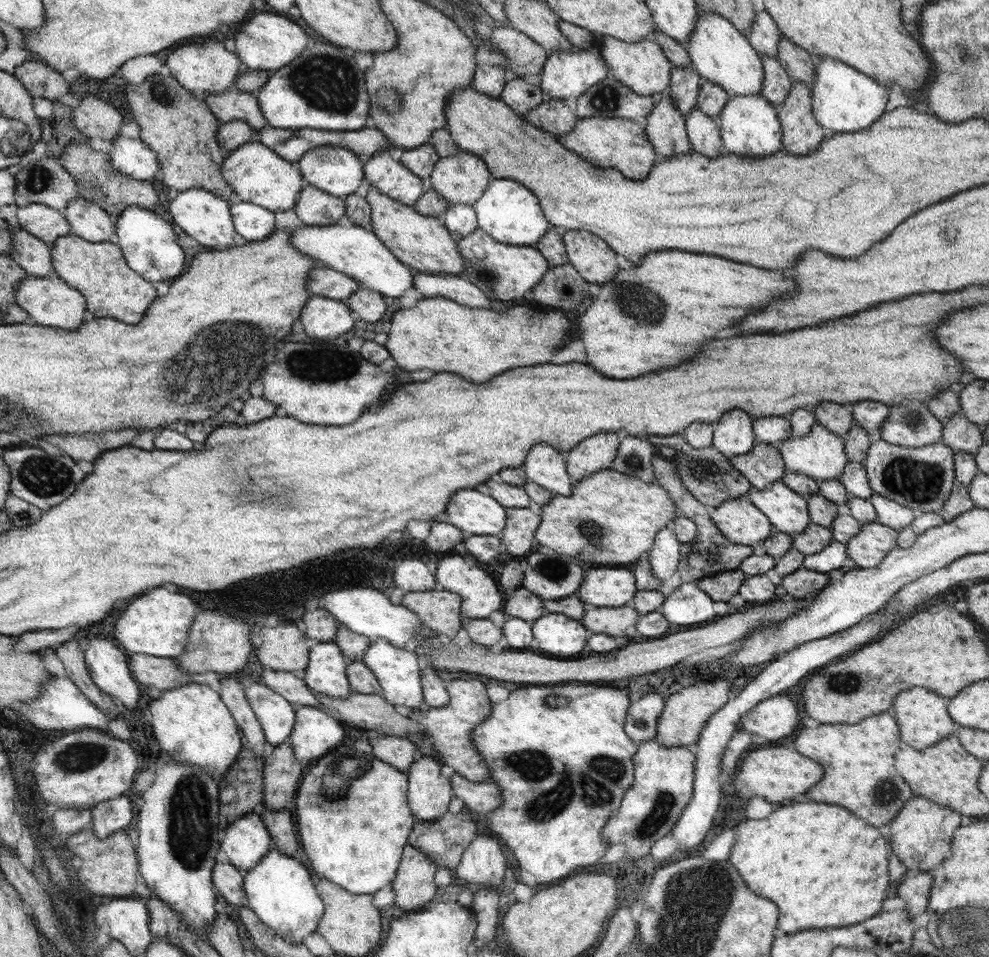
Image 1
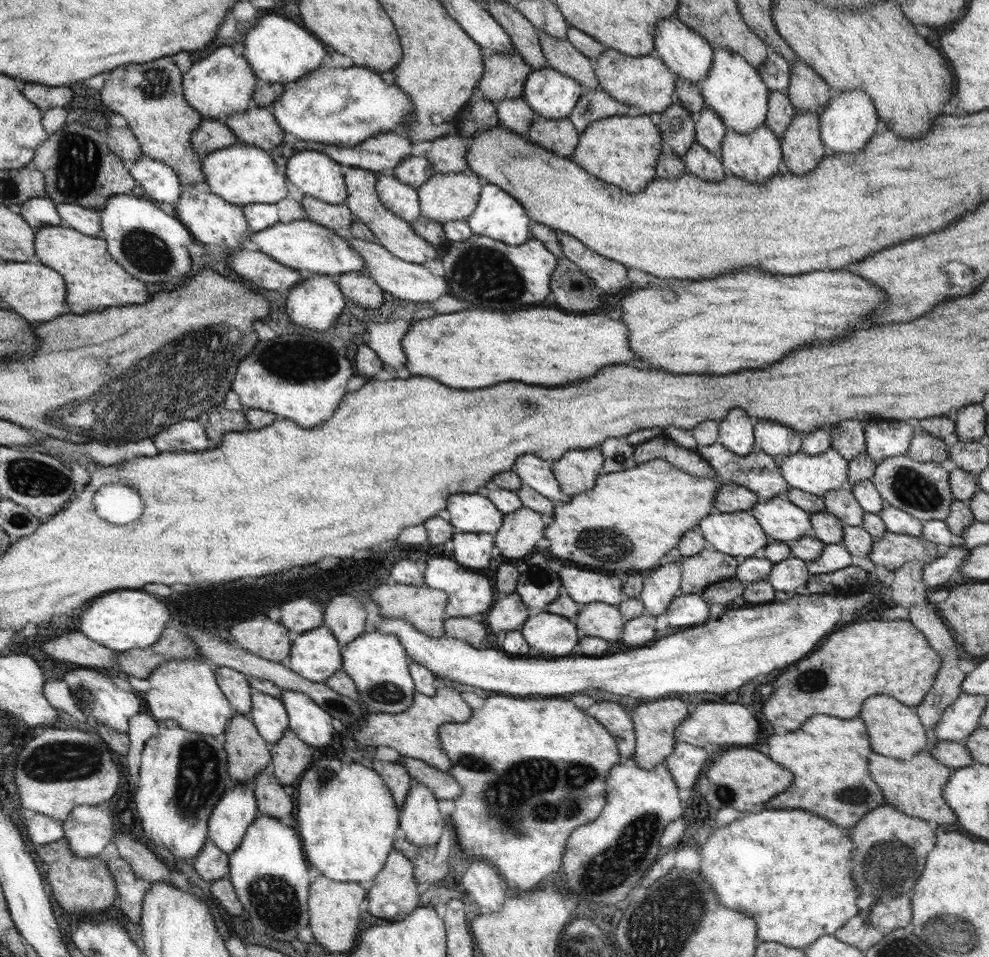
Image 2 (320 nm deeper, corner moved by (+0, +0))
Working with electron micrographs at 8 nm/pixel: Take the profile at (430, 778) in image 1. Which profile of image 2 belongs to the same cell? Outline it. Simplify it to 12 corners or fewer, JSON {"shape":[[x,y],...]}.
{"shape":[[418,783],[401,810],[404,838],[435,846],[446,820]]}

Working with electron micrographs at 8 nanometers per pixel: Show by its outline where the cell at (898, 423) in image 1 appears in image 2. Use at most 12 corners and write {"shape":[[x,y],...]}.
{"shape":[[916,426],[906,455],[941,464],[949,459],[943,439]]}

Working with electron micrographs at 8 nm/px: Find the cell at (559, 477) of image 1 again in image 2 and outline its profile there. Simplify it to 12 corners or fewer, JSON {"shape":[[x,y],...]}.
{"shape":[[520,456],[521,482],[555,502],[567,503],[553,461]]}

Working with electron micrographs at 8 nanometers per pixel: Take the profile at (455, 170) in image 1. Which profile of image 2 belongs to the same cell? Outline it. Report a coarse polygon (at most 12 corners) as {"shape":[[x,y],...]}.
{"shape":[[437,173],[420,190],[421,216],[467,220],[477,173]]}

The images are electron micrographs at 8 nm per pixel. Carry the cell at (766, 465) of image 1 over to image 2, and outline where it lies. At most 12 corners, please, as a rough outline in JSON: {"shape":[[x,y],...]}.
{"shape":[[723,444],[698,445],[720,480],[786,496],[790,486],[769,453],[742,456]]}

